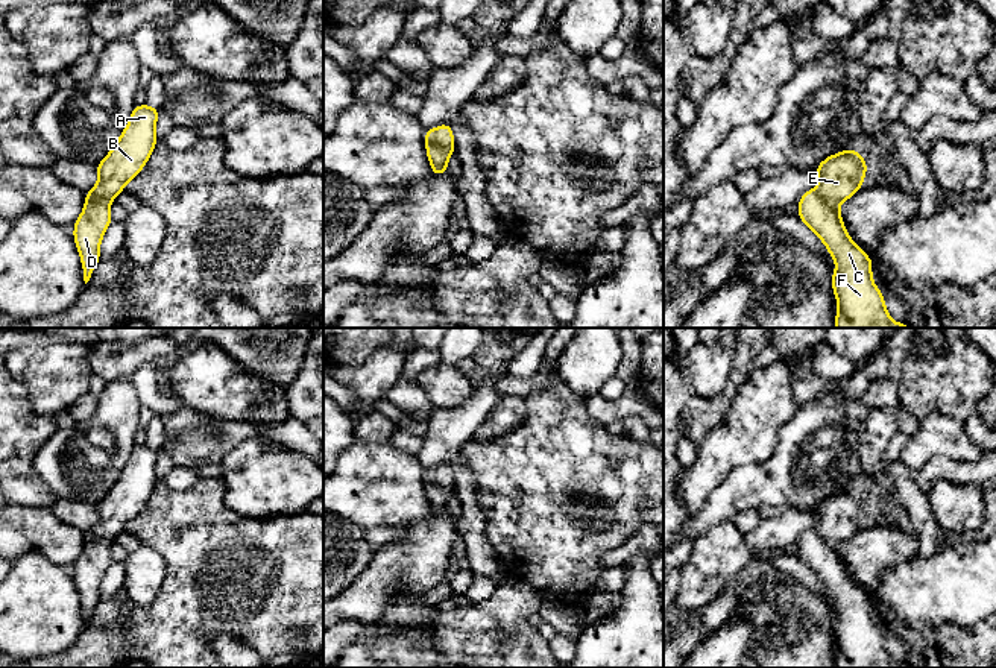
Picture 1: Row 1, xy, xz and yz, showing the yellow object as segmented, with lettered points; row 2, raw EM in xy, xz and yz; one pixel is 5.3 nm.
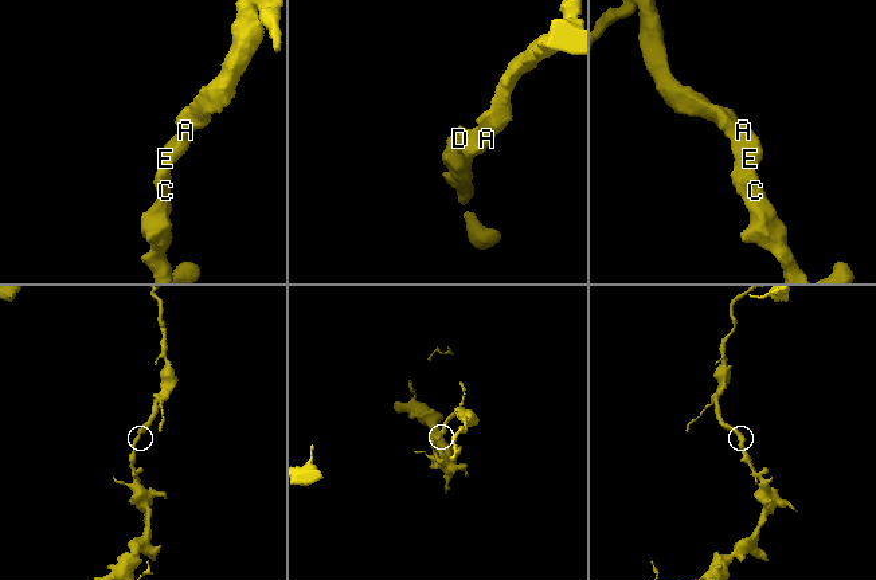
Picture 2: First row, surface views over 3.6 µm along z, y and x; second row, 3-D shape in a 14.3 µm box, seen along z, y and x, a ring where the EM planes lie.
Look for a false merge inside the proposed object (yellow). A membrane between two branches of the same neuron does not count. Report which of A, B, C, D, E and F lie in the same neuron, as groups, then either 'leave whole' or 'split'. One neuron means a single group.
groups A B C D E F; leave whole

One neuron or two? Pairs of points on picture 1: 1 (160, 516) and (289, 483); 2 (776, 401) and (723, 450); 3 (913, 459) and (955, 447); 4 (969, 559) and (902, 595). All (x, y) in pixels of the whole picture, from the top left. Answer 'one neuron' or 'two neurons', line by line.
1: two neurons
2: one neuron
3: one neuron
4: one neuron

